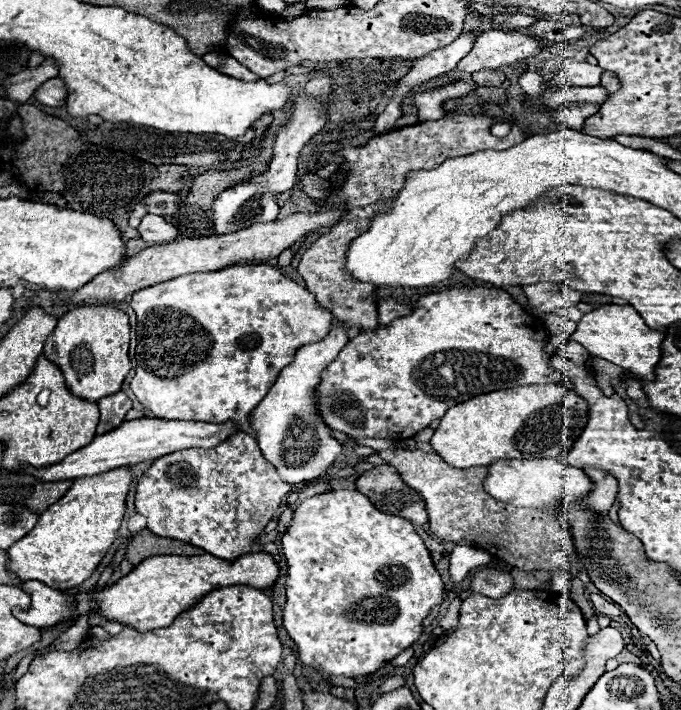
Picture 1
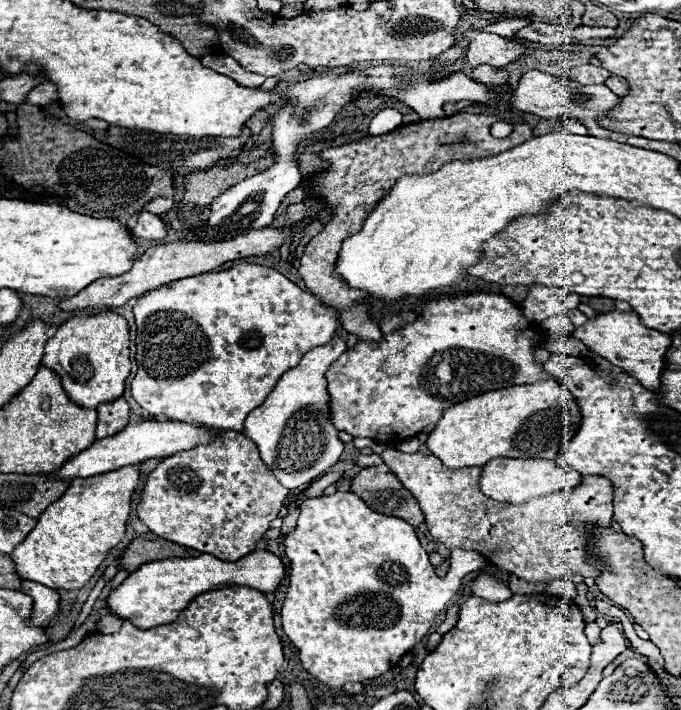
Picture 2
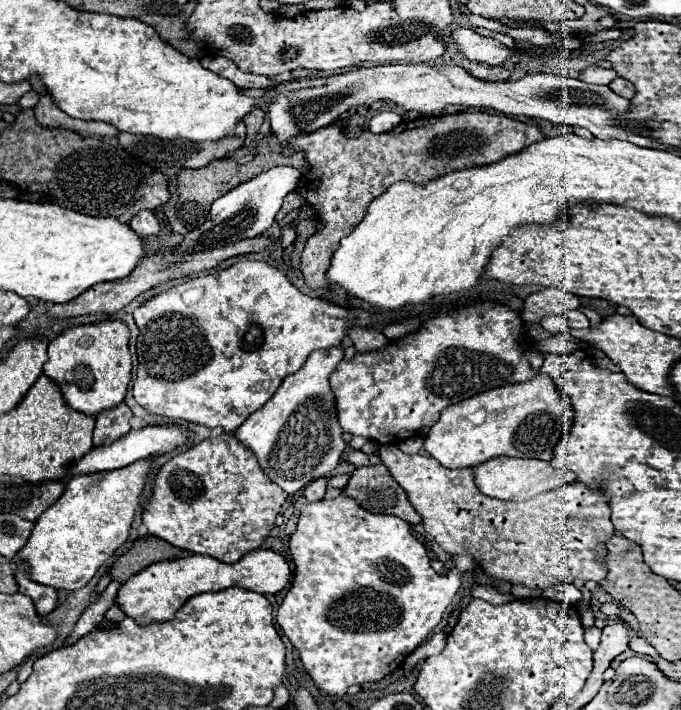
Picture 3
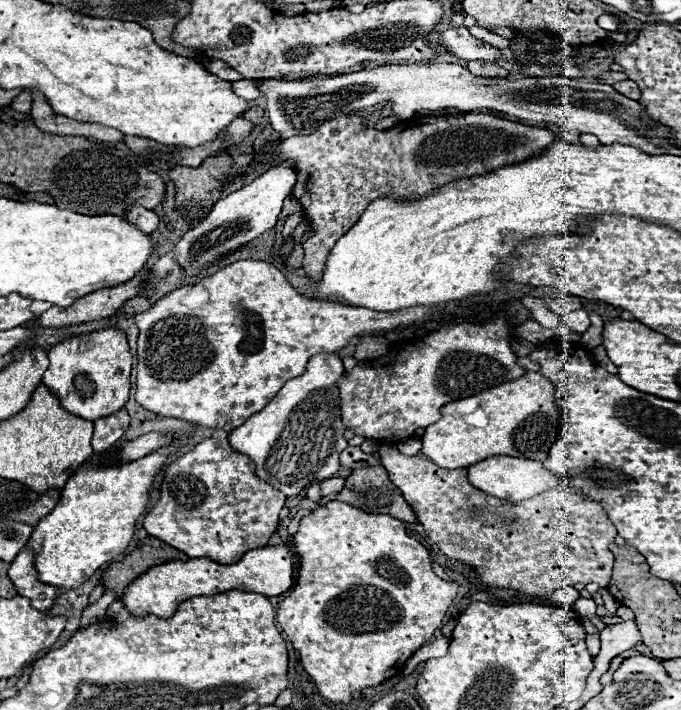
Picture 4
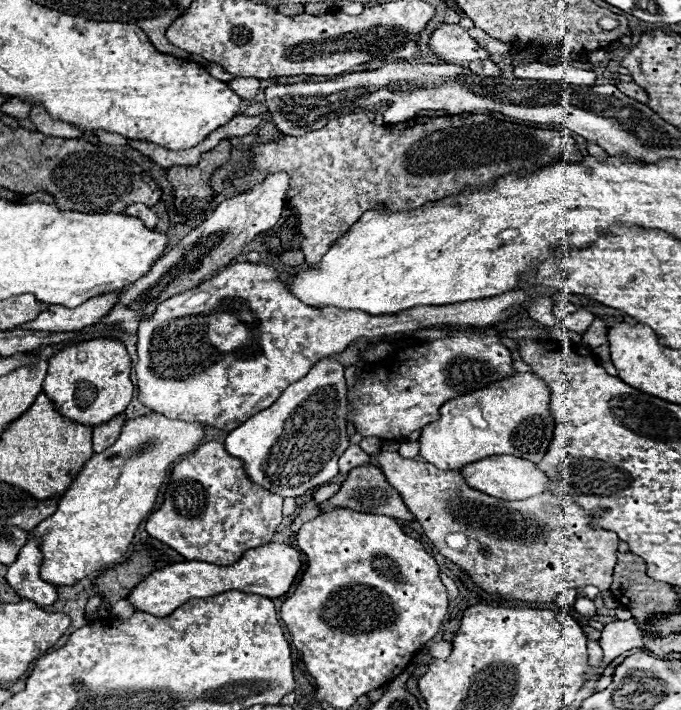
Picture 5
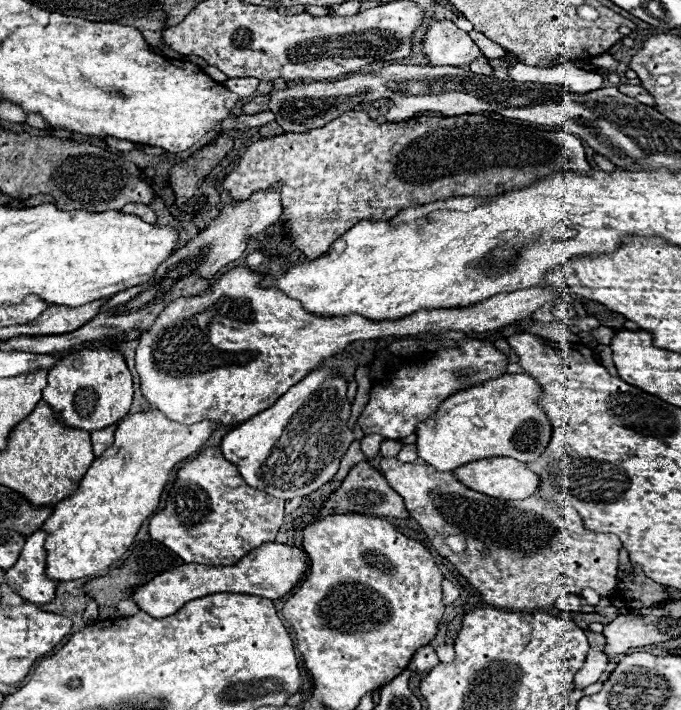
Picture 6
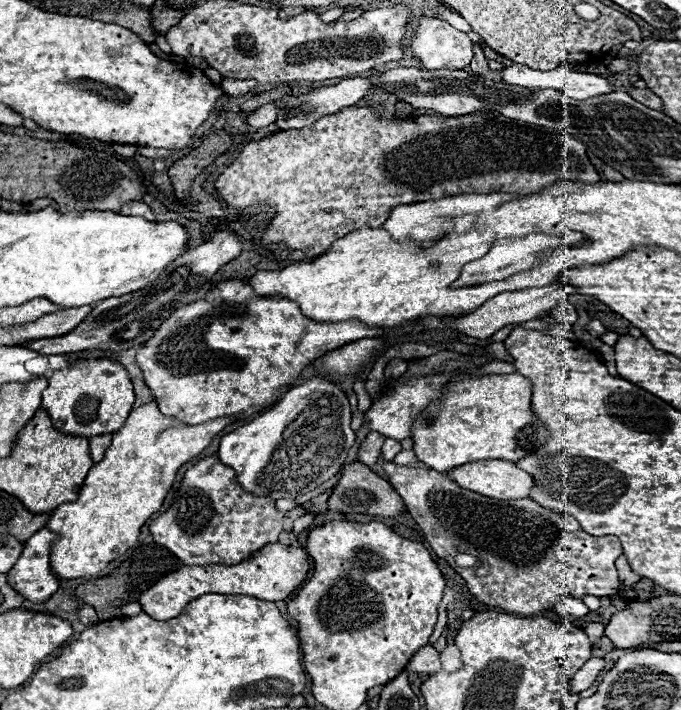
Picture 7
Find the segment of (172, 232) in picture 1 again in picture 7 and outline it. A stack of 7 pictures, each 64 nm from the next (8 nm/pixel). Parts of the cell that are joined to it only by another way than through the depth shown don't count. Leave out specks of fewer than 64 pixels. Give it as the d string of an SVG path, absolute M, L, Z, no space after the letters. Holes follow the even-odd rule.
M126 202L120 210L120 214L124 216L140 216L140 218L146 218L146 220L156 220L154 212L144 204L144 202Z

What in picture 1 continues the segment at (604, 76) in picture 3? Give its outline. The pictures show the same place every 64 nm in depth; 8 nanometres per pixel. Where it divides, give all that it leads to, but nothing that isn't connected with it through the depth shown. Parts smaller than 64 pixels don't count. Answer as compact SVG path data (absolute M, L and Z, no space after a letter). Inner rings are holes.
M574 62L568 70L560 72L550 86L598 86L600 84L600 76L602 76L602 68L588 64L588 62Z

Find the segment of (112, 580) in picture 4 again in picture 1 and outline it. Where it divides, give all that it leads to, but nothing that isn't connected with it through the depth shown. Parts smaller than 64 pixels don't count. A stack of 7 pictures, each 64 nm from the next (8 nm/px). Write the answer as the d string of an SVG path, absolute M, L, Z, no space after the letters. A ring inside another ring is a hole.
M142 530L140 534L136 534L126 550L126 558L132 566L140 564L142 560L150 558L150 556L166 556L166 554L176 554L176 556L200 556L205 551L186 544L186 542L178 542L172 538L162 538L156 536L150 530Z

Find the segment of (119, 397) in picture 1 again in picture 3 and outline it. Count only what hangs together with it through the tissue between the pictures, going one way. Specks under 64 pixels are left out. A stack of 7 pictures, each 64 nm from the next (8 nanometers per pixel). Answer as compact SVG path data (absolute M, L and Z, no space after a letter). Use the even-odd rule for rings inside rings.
M126 404L106 410L104 414L96 416L96 430L94 430L94 446L108 446L122 438L122 434L130 432L130 420L132 412Z

